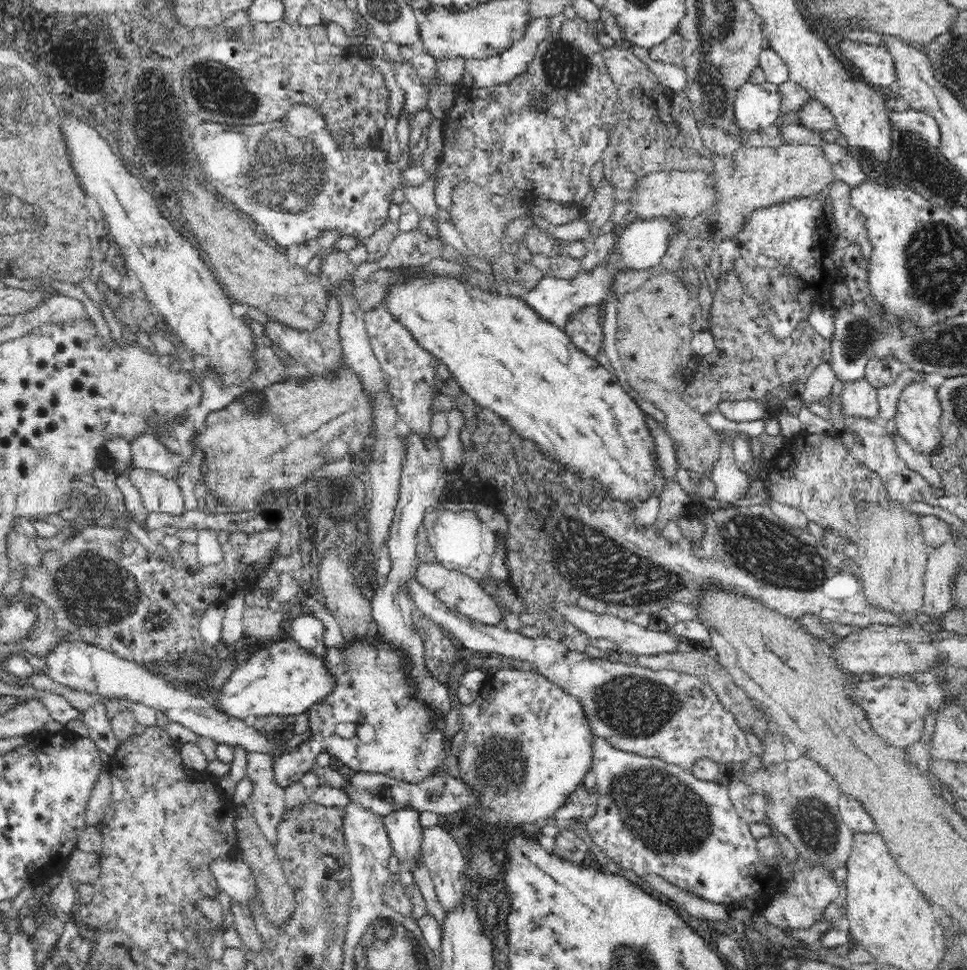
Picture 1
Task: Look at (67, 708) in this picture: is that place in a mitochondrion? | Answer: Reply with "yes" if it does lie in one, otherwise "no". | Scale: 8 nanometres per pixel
no

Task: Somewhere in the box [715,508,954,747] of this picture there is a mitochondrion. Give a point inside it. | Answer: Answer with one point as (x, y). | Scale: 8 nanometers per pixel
(781, 558)

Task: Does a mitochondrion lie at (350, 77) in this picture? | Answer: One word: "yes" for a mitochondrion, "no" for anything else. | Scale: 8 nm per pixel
no

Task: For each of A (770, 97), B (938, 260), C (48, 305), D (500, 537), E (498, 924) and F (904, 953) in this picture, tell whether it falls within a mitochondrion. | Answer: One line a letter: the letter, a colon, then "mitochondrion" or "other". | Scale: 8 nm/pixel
A: other
B: mitochondrion
C: other
D: other
E: other
F: other

